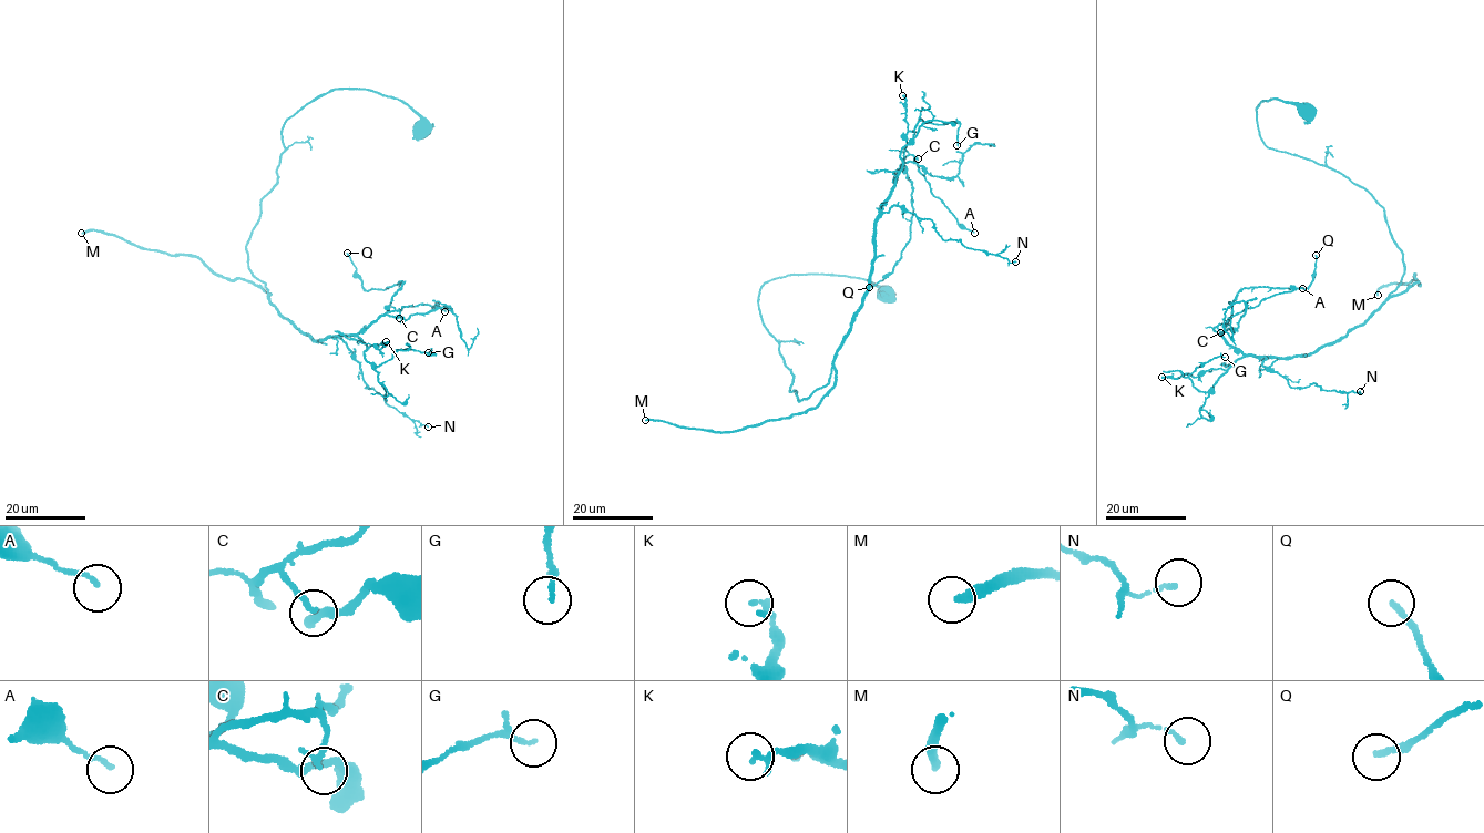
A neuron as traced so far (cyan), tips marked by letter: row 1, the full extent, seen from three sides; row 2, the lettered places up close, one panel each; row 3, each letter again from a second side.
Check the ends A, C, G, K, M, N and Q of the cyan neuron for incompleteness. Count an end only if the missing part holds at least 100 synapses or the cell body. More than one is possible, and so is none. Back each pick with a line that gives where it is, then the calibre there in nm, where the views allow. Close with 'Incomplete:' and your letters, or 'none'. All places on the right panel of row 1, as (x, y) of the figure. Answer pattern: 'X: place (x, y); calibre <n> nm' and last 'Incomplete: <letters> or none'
M: place (1378, 295); calibre 260 nm
Incomplete: M

